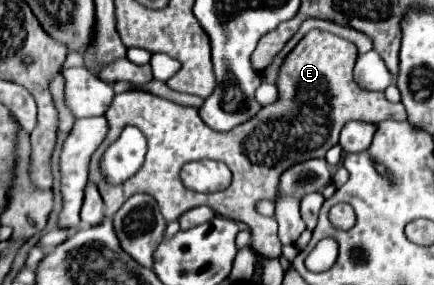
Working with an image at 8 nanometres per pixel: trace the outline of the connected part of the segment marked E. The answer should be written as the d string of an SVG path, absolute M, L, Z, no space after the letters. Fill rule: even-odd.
M312 30L308 32L298 46L286 56L284 66L278 76L278 102L264 106L258 116L242 126L236 126L230 132L214 132L200 118L196 108L184 108L170 100L158 98L142 90L128 90L114 96L106 118L110 122L110 132L106 142L90 160L90 180L98 182L100 194L106 204L106 214L114 216L122 202L130 194L144 192L156 198L160 210L168 222L178 220L182 212L206 204L216 214L244 222L252 232L252 248L262 258L280 258L280 240L278 226L274 218L266 218L256 212L256 202L266 198L274 200L274 190L282 172L302 160L324 156L332 146L338 144L340 130L350 120L378 124L382 120L406 120L406 110L402 104L392 104L386 100L384 92L372 92L360 88L352 78L352 66L358 58L358 50L352 42L334 36L330 32ZM126 126L136 126L148 140L146 162L140 168L140 174L122 182L122 186L110 186L100 172L96 172L96 160L104 150L118 138L118 132ZM200 158L222 160L232 170L232 184L224 192L216 194L198 194L184 188L180 180L182 164Z

